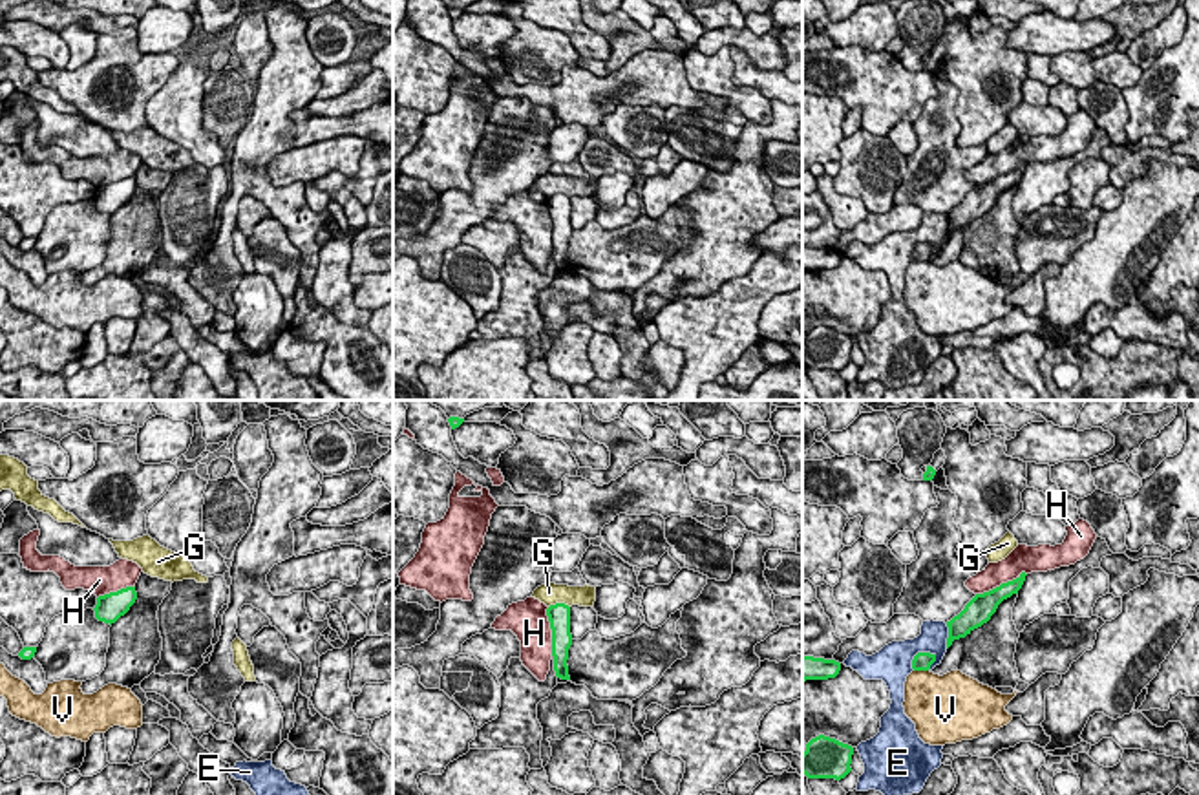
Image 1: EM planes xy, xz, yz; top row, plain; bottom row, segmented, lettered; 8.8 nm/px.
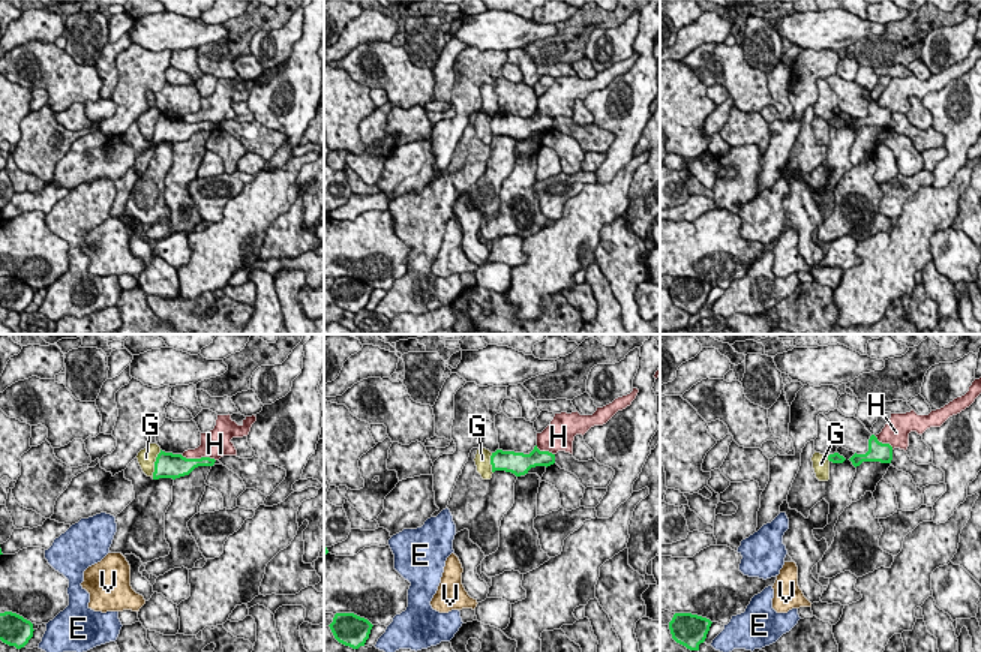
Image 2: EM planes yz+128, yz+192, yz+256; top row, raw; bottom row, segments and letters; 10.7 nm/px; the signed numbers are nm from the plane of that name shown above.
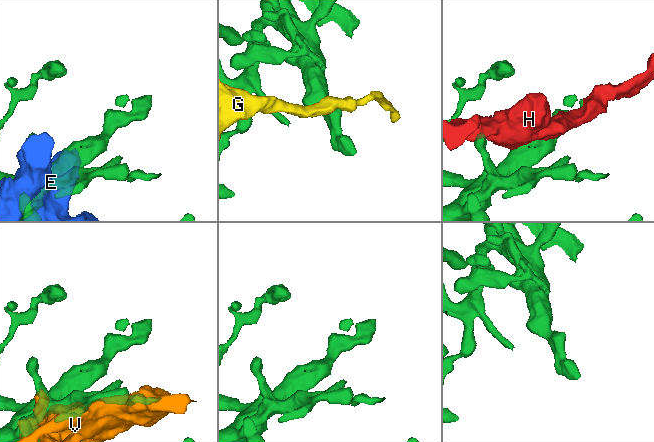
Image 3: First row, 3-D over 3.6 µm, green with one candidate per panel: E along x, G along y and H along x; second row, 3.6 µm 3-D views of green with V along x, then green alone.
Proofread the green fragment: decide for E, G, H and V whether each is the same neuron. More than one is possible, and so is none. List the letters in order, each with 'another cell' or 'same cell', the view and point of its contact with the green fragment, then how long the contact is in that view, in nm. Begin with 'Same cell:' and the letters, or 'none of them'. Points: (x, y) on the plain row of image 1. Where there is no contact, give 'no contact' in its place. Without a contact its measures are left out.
Same cell: none of them
E: another cell | yz (920, 243) | 260 nm
G: another cell | xz (558, 194) | 190 nm
H: another cell | yz (1002, 174) | 480 nm
V: another cell | yz (922, 260) | 130 nm

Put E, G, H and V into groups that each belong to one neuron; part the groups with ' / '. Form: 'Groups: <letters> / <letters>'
Groups: E / G / H / V

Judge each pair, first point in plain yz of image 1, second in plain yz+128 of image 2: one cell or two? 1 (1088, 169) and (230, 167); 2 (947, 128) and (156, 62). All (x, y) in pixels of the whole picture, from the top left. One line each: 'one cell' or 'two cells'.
1: one cell
2: two cells

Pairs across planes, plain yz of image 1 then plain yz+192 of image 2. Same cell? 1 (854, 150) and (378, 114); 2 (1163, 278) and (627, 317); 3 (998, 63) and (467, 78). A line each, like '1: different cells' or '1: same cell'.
1: same cell
2: same cell
3: same cell

